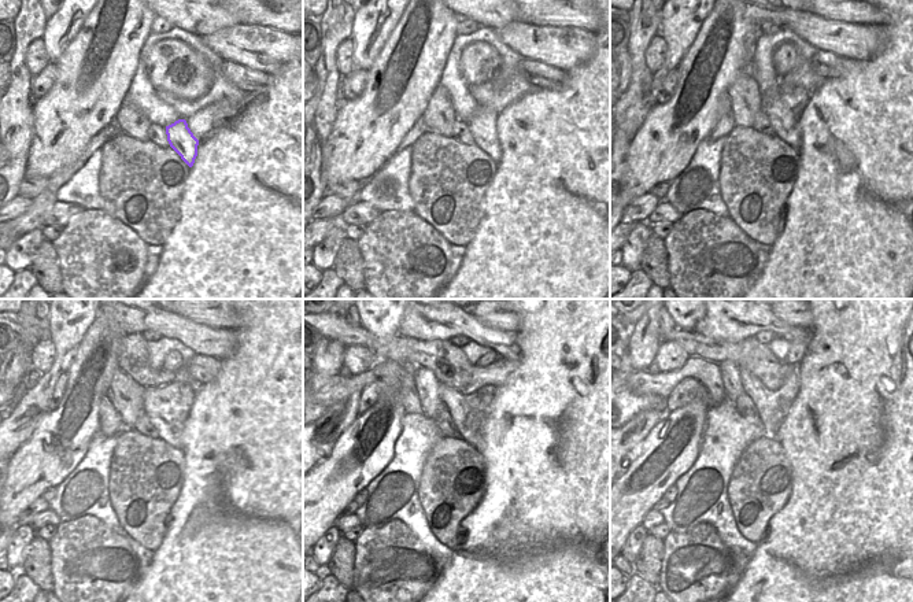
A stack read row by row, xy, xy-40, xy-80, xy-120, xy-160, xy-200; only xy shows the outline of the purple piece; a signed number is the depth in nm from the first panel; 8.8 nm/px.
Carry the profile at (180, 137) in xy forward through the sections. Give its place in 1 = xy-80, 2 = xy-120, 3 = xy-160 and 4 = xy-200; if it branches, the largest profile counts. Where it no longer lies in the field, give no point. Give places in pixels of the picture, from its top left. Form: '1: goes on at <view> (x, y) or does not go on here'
1: goes on at xy-80 (783, 106)
2: goes on at xy-120 (166, 403)
3: goes on at xy-160 (468, 405)
4: goes on at xy-200 (772, 384)

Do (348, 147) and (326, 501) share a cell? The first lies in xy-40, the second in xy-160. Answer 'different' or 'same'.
same

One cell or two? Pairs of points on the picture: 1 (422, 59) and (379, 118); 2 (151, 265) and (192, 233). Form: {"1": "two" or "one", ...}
{"1": "one", "2": "two"}

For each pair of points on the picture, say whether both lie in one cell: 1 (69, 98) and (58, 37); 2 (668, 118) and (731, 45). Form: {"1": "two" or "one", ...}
{"1": "two", "2": "one"}

